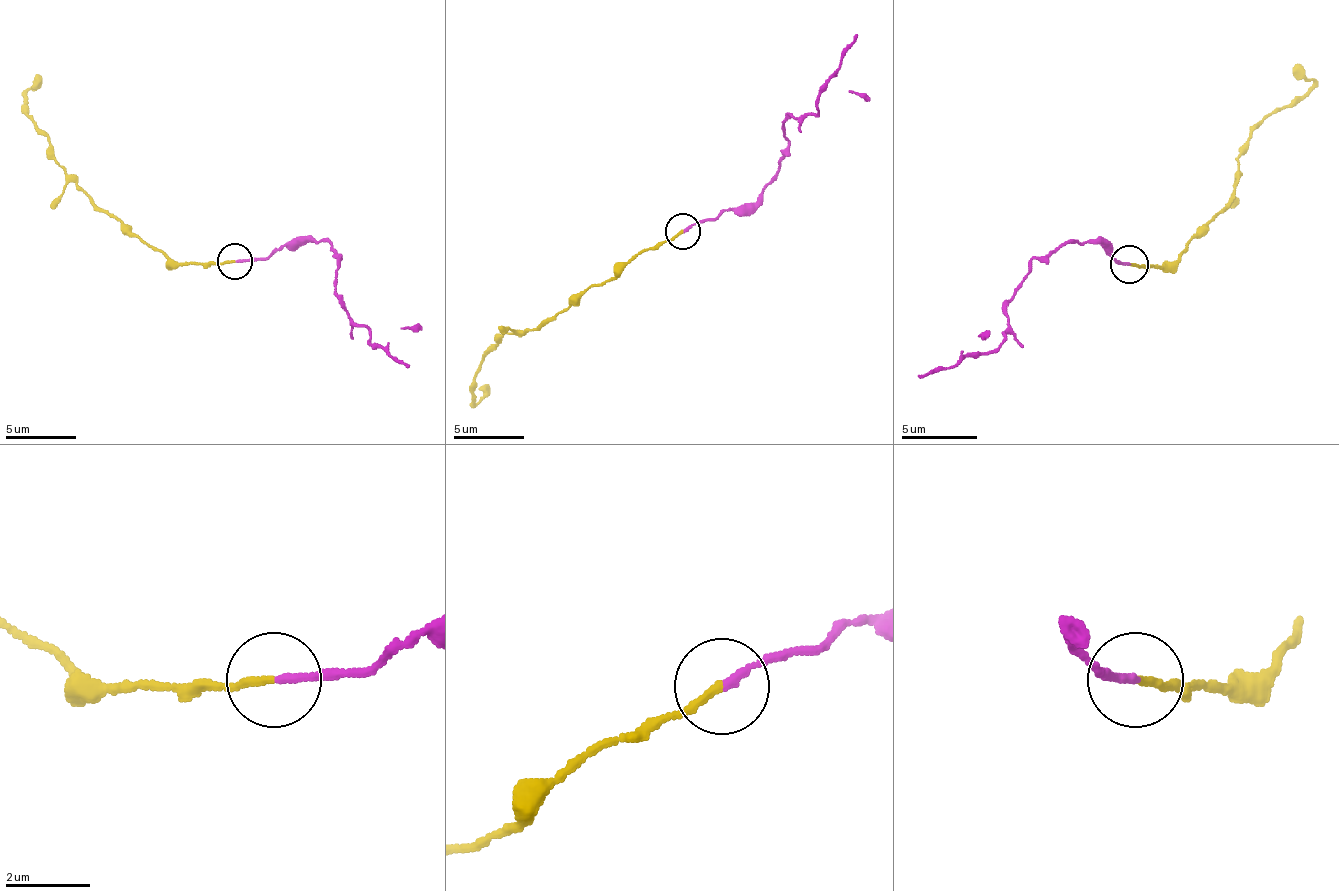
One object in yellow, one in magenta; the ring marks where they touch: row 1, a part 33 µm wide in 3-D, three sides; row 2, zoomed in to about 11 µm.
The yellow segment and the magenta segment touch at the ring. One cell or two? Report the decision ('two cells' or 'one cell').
two cells

